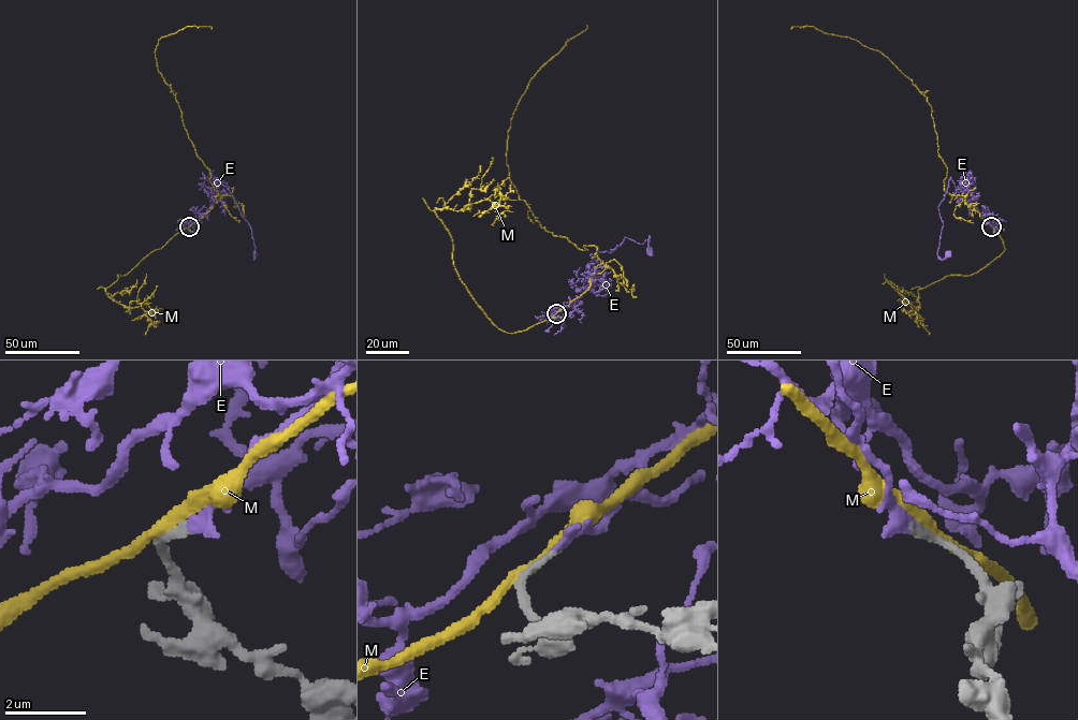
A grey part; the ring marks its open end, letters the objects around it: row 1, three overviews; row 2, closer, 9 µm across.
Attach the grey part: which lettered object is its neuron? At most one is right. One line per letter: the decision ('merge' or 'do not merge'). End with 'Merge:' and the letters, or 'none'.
E: merge
M: do not merge
Merge: E

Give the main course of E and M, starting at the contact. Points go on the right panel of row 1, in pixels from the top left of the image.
E: (991, 226), (950, 177), (938, 206), (943, 228), (937, 255), (943, 260), (947, 253)
M: (992, 226), (961, 196), (944, 190), (947, 167), (931, 107), (909, 78), (855, 39), (790, 29)

